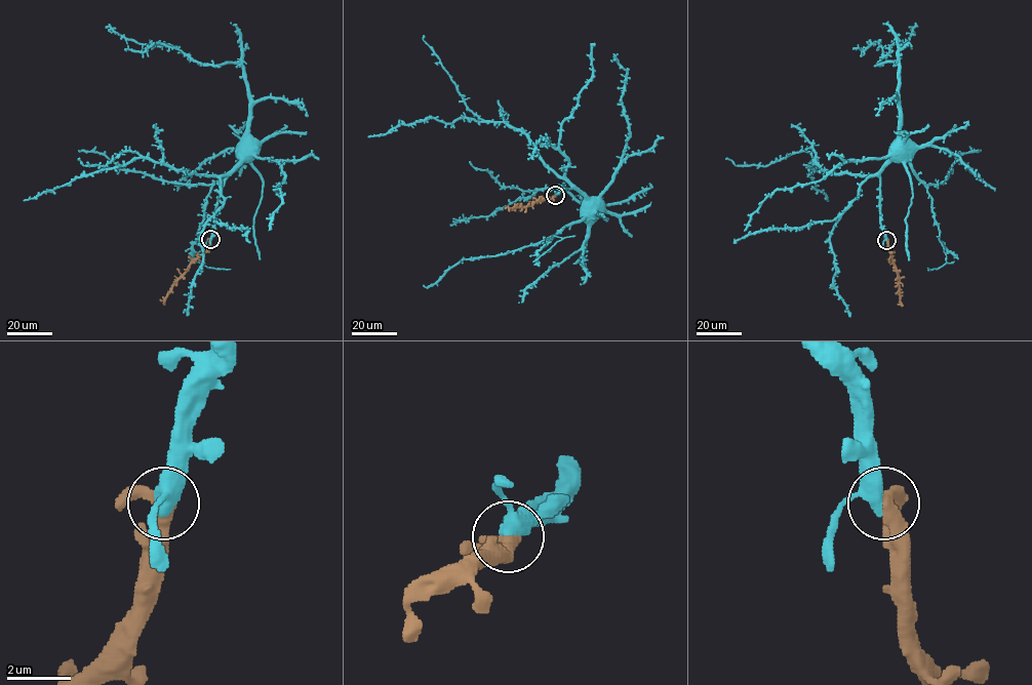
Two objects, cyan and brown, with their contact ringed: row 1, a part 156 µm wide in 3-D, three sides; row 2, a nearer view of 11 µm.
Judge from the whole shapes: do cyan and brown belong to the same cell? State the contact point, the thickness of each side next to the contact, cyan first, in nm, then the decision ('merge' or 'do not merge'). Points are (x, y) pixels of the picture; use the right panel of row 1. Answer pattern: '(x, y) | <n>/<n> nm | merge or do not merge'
(886, 240) | 400/380 nm | merge

